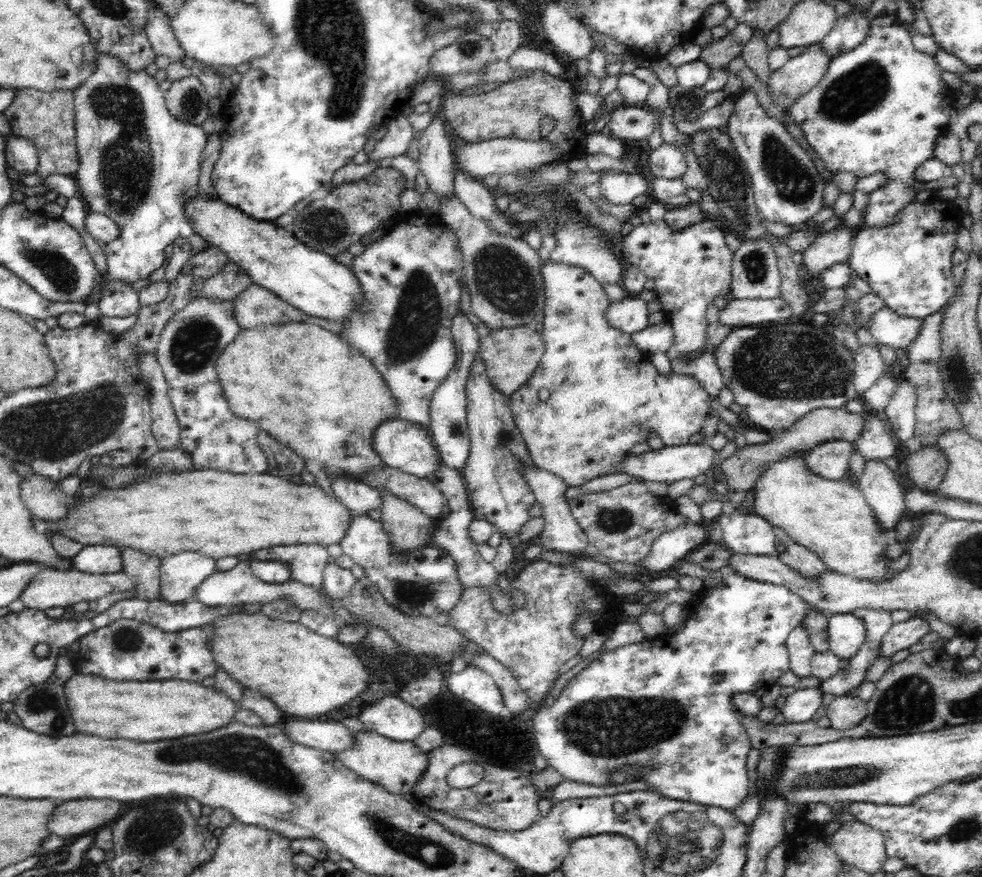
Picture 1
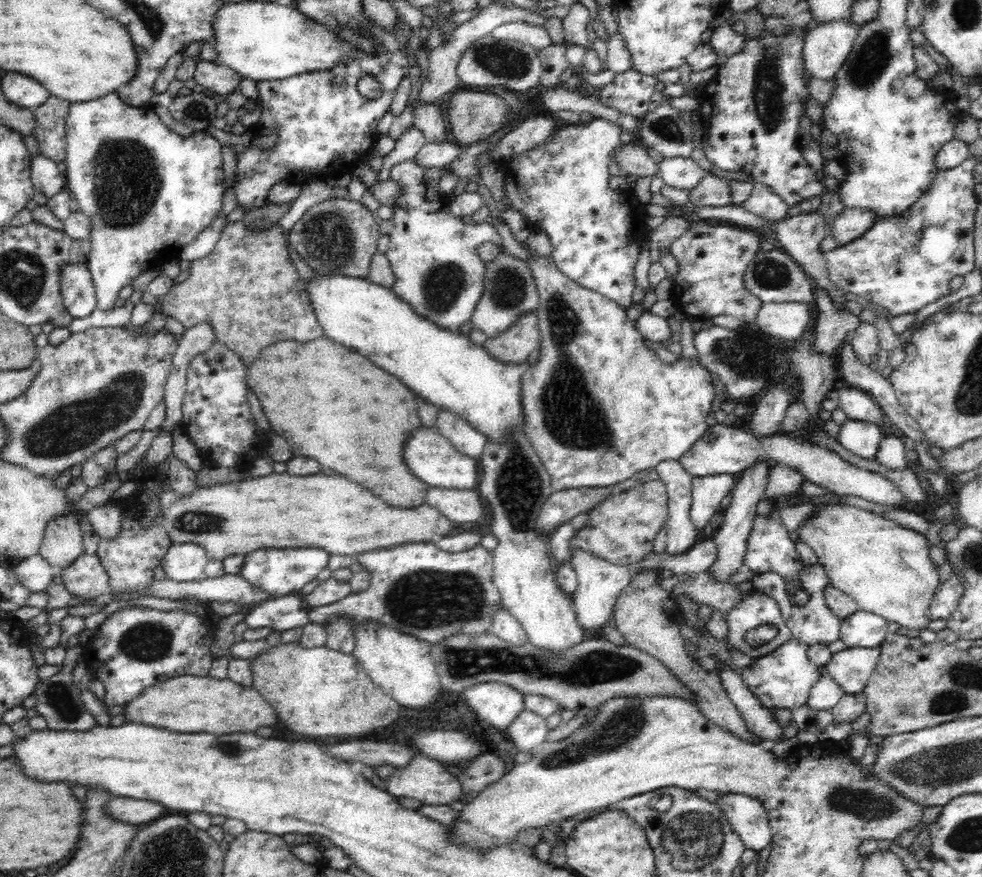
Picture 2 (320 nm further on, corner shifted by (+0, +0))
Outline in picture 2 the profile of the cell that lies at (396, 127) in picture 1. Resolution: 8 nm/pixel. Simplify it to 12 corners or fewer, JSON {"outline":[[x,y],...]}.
{"outline":[[488,3],[438,48],[422,44],[428,72],[417,100],[436,102],[460,85],[462,54],[509,22],[543,26],[536,11]]}

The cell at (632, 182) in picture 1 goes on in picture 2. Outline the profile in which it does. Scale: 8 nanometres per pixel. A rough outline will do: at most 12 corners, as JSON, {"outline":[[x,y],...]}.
{"outline":[[555,128],[504,169],[558,270],[622,307],[649,227],[621,129]]}

